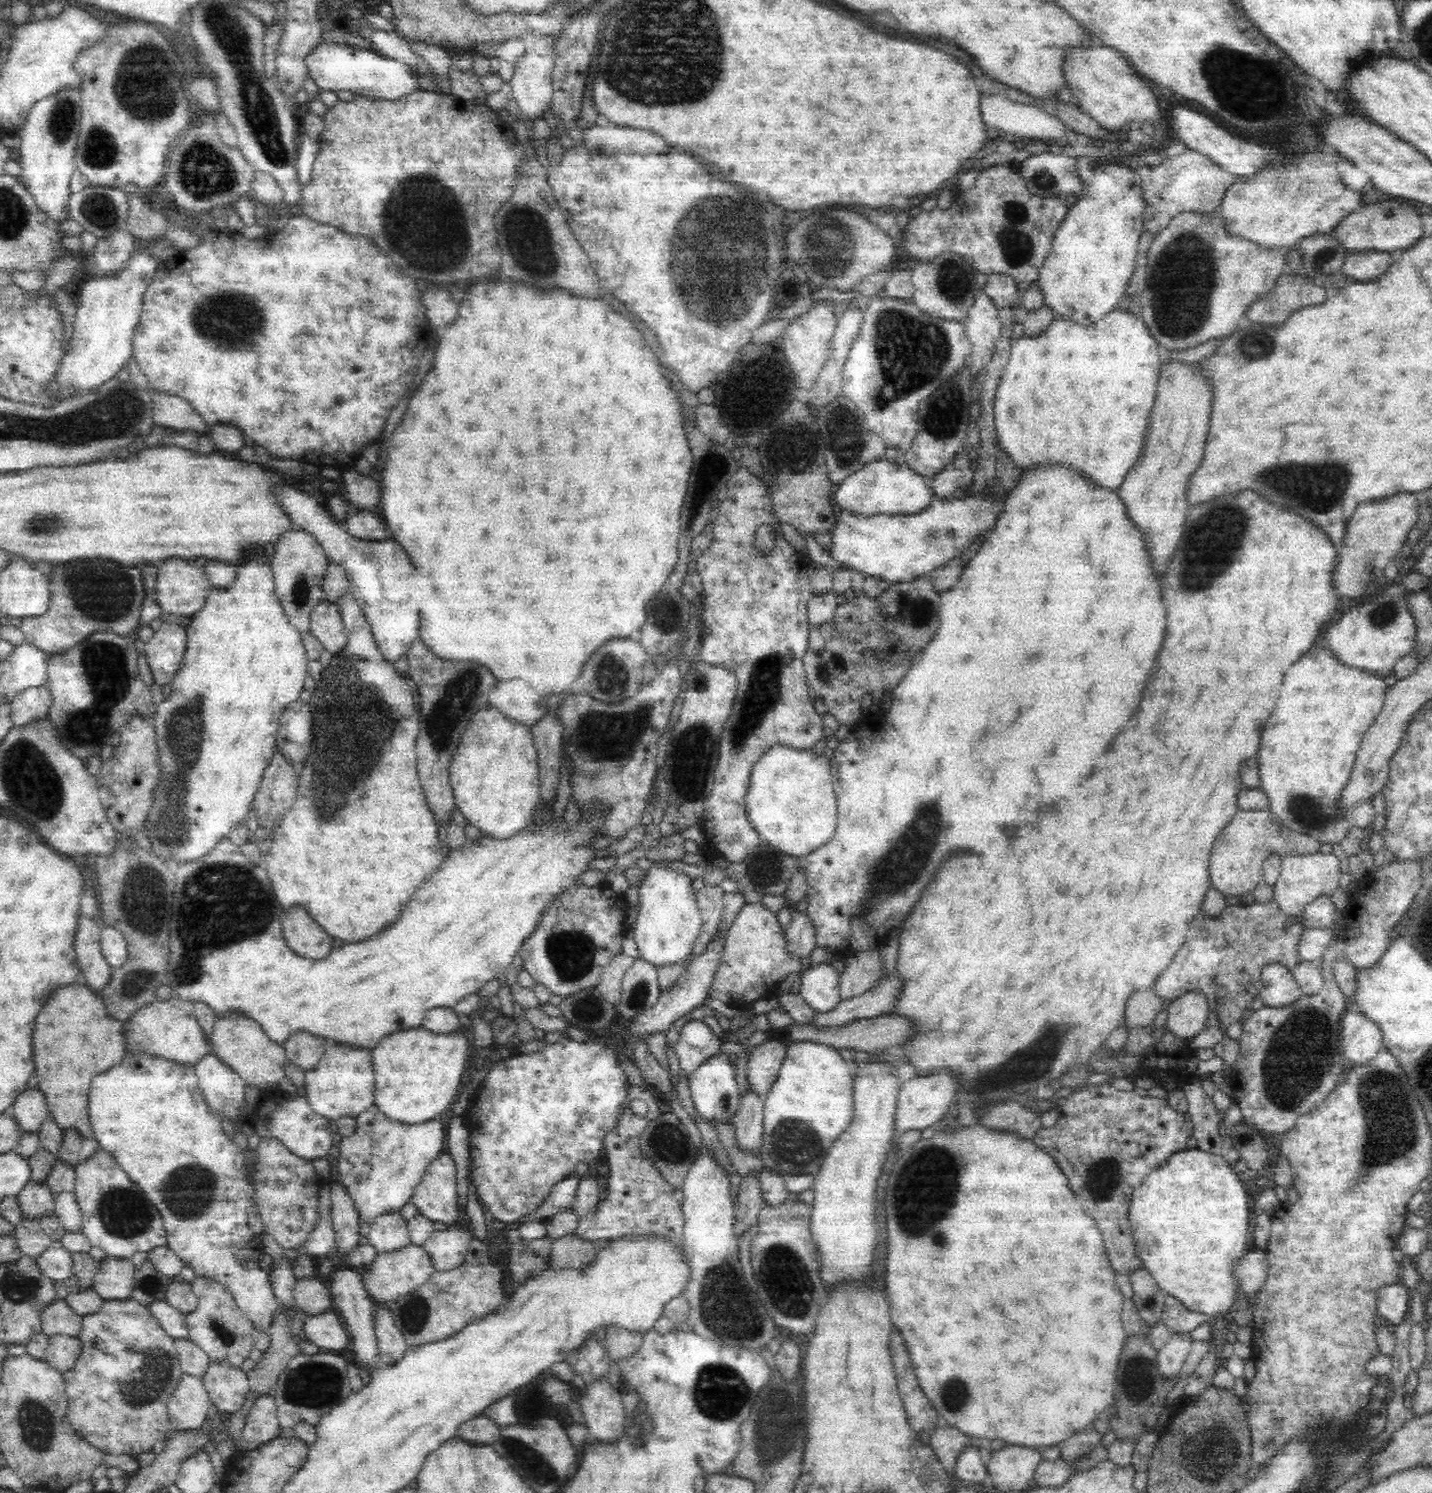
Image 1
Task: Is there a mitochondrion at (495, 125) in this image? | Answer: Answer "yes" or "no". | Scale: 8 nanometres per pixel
no

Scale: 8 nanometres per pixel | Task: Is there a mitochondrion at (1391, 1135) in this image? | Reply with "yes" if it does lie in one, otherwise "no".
yes

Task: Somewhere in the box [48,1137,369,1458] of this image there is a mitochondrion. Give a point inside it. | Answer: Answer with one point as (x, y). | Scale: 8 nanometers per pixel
(145, 1370)

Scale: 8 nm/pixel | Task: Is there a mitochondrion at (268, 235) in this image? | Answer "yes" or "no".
no

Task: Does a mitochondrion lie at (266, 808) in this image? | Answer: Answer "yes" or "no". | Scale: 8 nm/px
no

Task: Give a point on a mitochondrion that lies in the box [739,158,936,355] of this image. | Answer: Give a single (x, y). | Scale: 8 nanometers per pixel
(830, 246)

